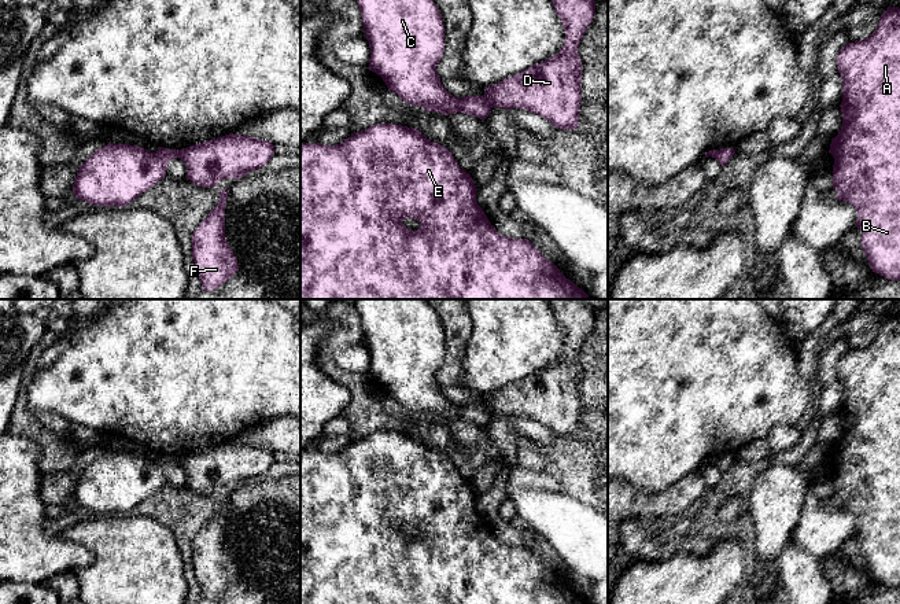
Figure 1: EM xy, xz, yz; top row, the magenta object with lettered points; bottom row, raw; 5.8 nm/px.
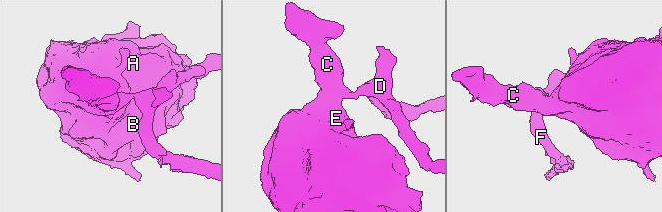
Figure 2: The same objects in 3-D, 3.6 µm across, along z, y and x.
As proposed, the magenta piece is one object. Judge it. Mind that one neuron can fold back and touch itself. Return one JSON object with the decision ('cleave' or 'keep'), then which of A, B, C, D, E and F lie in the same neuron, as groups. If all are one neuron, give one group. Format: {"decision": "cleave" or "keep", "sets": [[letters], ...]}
{"decision": "cleave", "sets": [["A", "B", "C", "E"], ["D", "F"]]}

